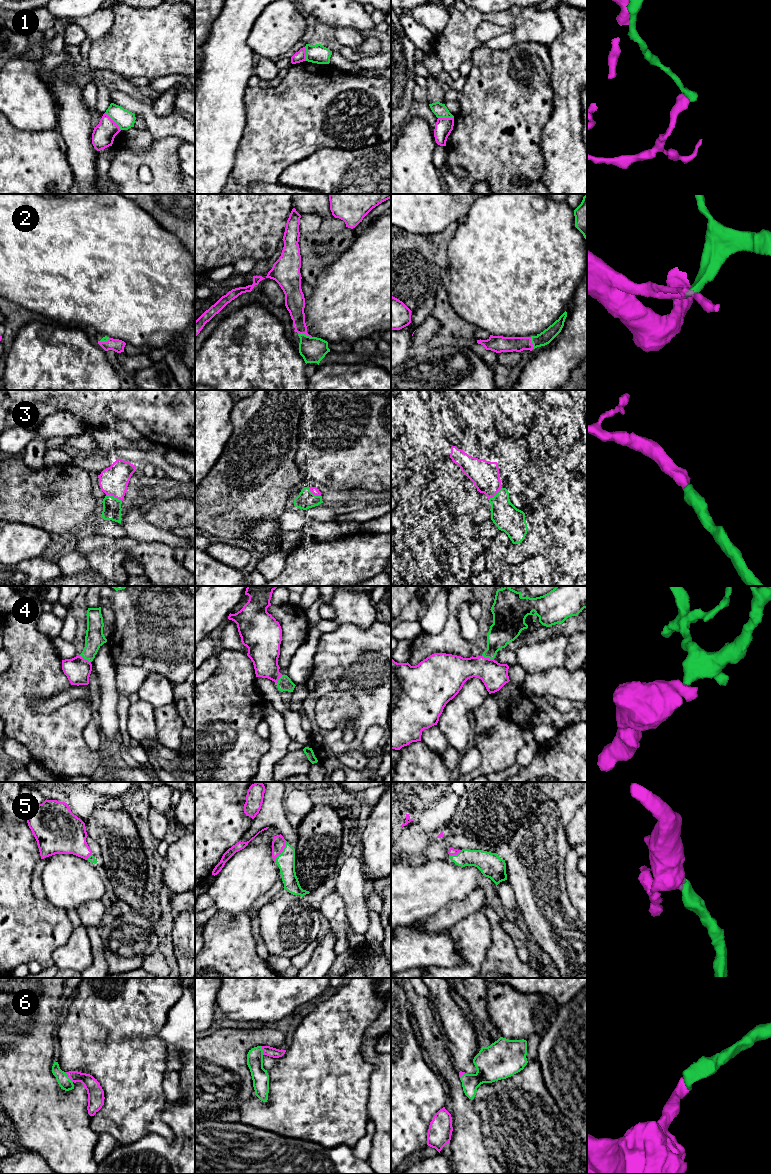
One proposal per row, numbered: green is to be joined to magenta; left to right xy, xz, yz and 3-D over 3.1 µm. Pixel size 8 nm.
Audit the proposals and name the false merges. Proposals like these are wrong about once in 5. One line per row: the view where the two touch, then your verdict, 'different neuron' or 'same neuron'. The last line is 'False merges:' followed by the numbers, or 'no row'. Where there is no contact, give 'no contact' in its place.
1: meets magenta in xy; different neuron
2: meets magenta in xz; same neuron
3: meets magenta in xy; same neuron
4: meets magenta in yz; same neuron
5: meets magenta in xz; same neuron
6: meets magenta in xy; same neuron
False merges: 1

